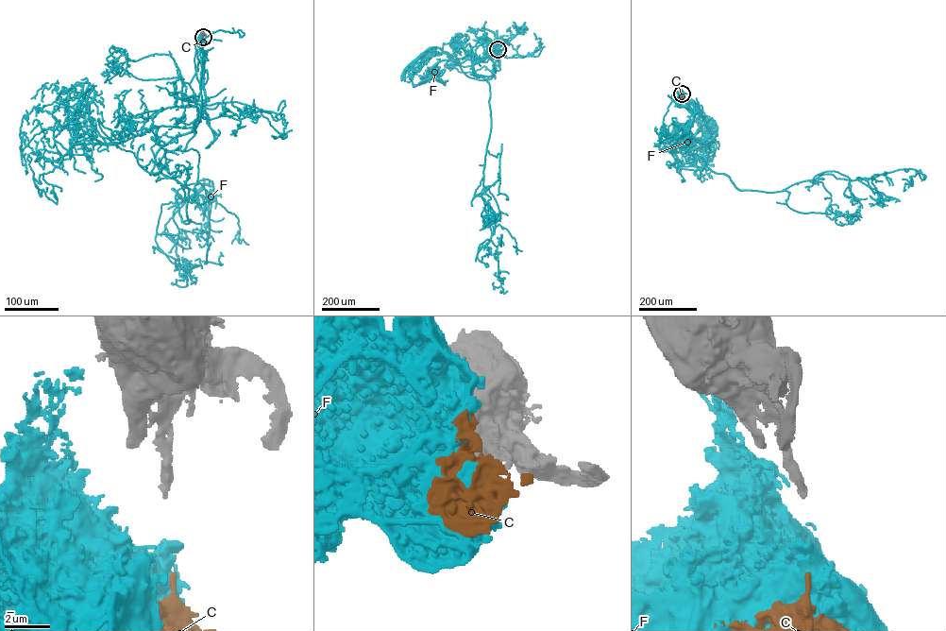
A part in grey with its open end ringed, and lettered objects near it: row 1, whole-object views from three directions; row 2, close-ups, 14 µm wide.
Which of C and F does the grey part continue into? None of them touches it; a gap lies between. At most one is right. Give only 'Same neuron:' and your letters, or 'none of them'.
Same neuron: none of them

